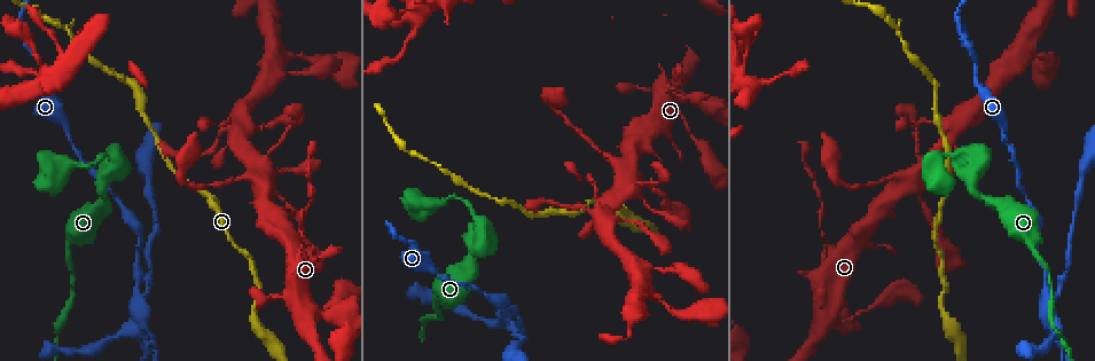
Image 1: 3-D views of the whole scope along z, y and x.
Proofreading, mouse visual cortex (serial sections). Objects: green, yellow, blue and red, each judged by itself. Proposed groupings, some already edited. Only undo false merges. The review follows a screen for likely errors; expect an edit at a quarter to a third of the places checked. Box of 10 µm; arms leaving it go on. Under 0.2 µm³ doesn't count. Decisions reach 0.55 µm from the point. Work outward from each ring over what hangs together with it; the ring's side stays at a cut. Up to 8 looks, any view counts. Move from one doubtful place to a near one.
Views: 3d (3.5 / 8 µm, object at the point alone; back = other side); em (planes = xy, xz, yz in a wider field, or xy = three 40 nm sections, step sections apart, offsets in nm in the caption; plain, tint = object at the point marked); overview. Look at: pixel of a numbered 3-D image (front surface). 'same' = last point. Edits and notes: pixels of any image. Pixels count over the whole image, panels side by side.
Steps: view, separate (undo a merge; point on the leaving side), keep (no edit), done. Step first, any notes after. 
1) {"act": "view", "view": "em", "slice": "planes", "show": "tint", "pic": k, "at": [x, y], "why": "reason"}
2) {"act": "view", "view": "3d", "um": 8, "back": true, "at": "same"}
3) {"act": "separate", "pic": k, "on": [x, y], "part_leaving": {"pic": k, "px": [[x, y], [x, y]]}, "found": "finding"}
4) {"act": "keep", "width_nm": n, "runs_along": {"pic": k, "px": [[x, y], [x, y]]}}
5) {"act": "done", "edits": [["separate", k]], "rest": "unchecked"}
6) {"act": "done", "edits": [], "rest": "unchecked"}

{"act": "view", "view": "3d", "um": 3.5, "pic": 1, "at": [119, 159], "why": "sharp bend"}

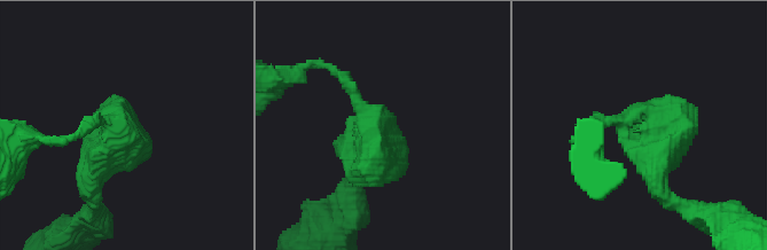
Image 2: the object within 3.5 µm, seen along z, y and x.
{"act": "view", "view": "em", "slice": "xy", "step": 5, "show": "tint", "pic": 2, "at": [123, 123], "arm_widths_nm": [150, 500], "why": "need the tissue"}

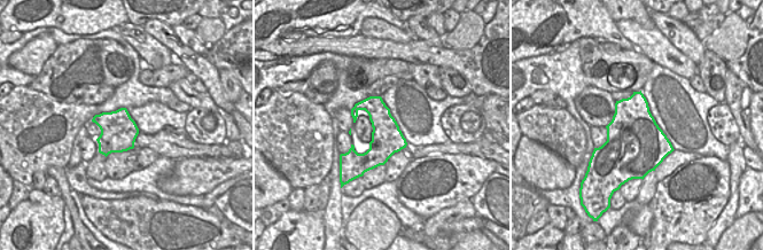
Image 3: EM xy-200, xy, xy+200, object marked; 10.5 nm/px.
{"act": "keep", "runs_along": {"pic": 2, "px": [[658, 163], [626, 122], [579, 135]]}, "found": "one cell here"}

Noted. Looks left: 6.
{"act": "view", "view": "3d", "um": 3.5, "back": true, "pic": 1, "at": [137, 297]}

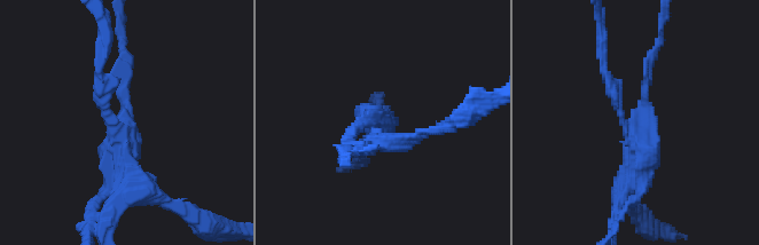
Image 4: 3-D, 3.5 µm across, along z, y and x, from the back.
{"act": "view", "view": "em", "slice": "planes", "show": "tint", "pic": 4, "at": [123, 125]}

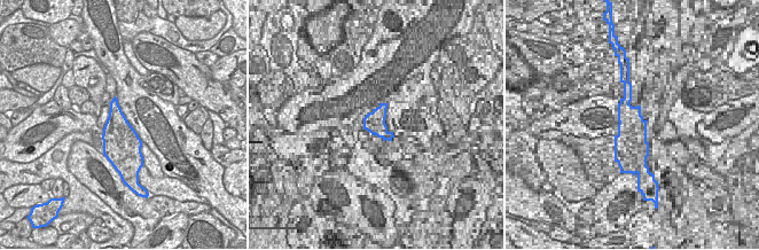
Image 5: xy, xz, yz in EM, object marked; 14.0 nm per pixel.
{"act": "separate", "pic": 4, "on": [156, 195], "width_nm": 480, "part_leaving": {"pic": 4, "px": [[115, 126], [98, 70], [104, 28]]}, "found": "two cells meet here"}

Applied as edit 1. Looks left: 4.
{"act": "view", "view": "overview", "why": "see it whole again"}

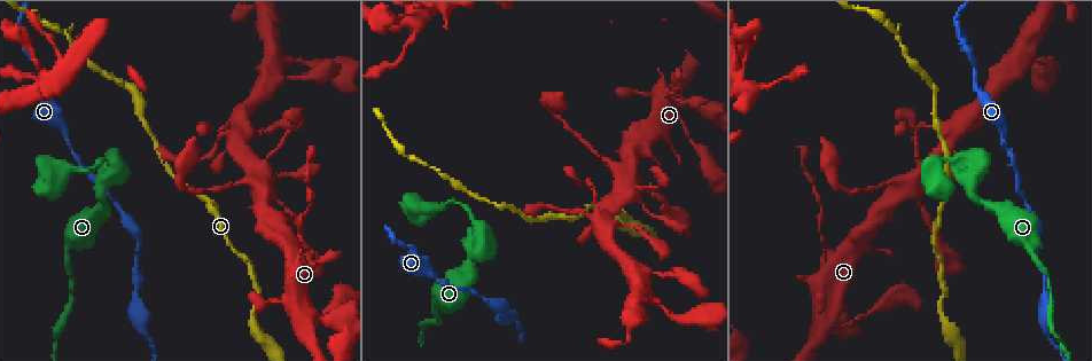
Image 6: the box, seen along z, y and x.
{"act": "view", "view": "3d", "um": 3.5, "pic": 6, "at": [65, 258], "why": "calibre changes"}

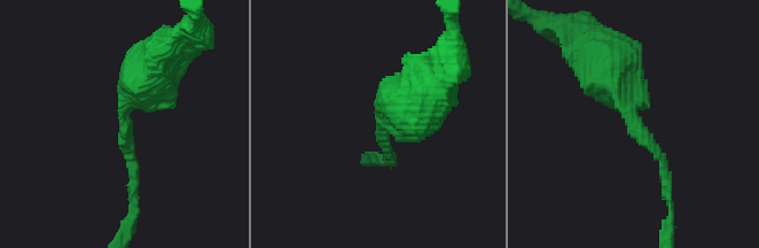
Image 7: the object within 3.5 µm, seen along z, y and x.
{"act": "view", "view": "em", "slice": "xy", "step": 1, "show": "tint", "pic": 7, "at": [379, 130], "arm_widths_nm": [150, 600], "why": "shape alone is not enough"}

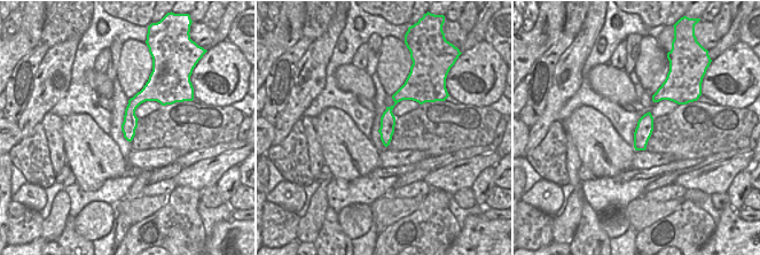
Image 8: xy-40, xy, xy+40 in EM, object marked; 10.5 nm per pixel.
{"act": "keep", "width_nm": 170, "runs_along": {"pic": 7, "px": [[611, 66], [634, 126], [664, 164], [666, 196]]}, "found": "all the same cell"}

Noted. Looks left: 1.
{"act": "done", "edits": [["separate", 4]], "rest": "unchecked"}

